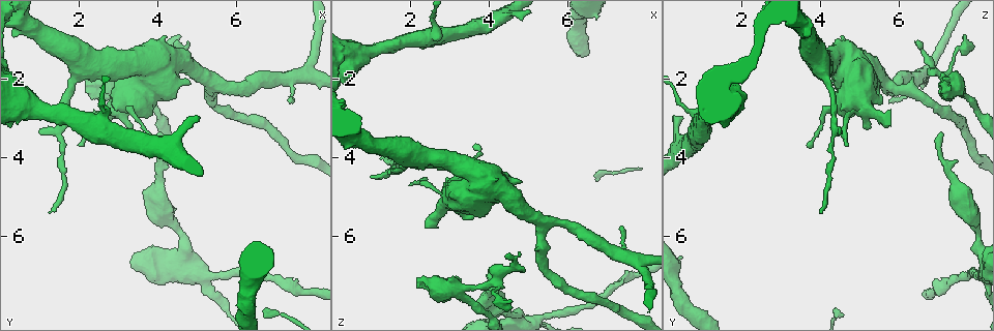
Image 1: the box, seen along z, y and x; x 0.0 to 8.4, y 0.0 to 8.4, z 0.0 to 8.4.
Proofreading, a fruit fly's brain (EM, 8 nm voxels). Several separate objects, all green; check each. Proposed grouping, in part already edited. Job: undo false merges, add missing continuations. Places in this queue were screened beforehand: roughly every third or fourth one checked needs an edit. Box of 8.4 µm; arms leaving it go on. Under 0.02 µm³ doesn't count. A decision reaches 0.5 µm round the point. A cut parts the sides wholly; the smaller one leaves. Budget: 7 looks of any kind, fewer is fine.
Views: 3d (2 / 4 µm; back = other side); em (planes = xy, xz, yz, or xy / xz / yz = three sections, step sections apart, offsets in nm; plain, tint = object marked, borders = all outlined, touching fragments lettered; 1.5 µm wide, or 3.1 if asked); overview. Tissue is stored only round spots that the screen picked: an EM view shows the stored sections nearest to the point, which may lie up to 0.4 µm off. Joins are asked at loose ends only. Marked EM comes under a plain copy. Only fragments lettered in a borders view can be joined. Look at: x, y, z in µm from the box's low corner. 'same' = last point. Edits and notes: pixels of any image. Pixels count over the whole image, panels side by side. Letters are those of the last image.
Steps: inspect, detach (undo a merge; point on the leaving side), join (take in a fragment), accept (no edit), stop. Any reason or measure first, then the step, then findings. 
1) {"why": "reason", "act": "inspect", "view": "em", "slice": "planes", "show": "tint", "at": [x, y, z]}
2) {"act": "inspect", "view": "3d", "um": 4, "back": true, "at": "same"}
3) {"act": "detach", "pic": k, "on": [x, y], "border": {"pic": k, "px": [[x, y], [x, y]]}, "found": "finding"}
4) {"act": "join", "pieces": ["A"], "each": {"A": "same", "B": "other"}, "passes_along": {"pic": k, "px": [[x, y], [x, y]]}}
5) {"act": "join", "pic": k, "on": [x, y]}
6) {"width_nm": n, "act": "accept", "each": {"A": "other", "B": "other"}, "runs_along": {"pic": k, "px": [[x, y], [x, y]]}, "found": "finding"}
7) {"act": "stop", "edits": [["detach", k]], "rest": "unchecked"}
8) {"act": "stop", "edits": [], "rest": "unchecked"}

{"act": "inspect", "view": "em", "slice": "xz", "step": 4, "show": "tint", "at": [2.95, 2.75, 5.15]}

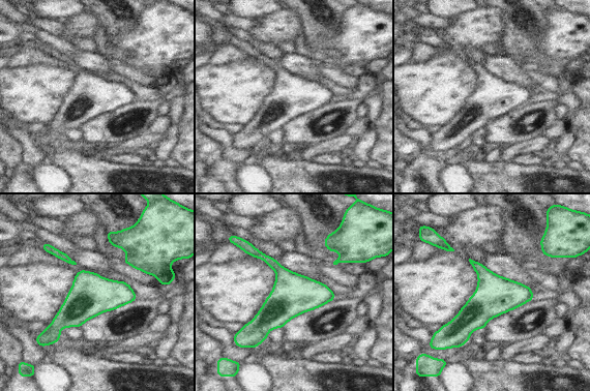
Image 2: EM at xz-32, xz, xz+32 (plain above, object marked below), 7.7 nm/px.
{"act": "inspect", "view": "em", "slice": "planes", "show": "borders", "at": "same"}

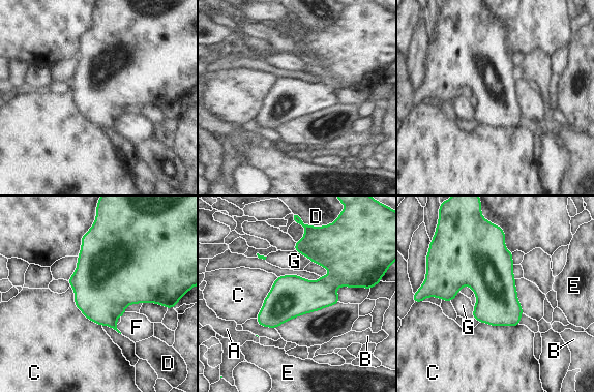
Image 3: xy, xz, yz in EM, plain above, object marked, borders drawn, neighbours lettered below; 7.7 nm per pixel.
{"width_nm": 320, "act": "accept", "each": {"A": "other", "B": "other", "C": "other", "D": "other", "E": "other", "F": "other", "G": "other"}, "found": "all the same neuron"}

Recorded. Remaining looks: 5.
{"act": "inspect", "view": "3d", "um": 4, "at": [4.20, 1.20, 7.50]}

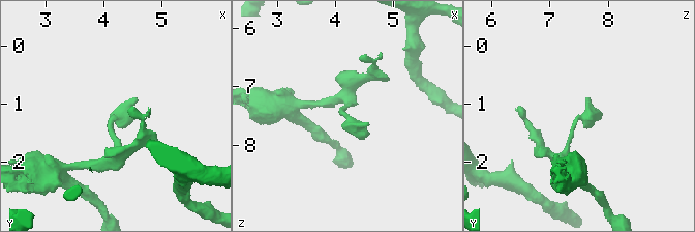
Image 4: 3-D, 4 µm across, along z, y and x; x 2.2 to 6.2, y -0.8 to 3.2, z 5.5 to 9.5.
{"why": "now the EM", "act": "inspect", "view": "em", "slice": "planes", "show": "borders", "at": [4.20, 1.25, 7.50]}

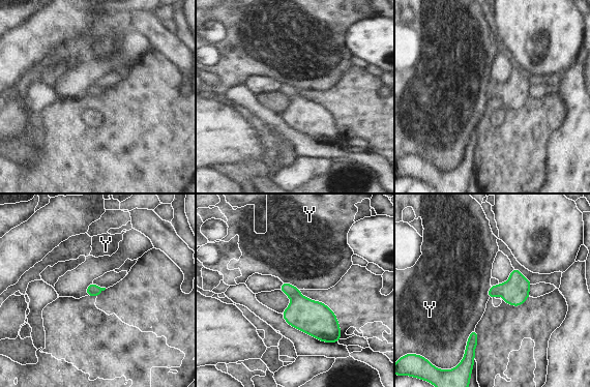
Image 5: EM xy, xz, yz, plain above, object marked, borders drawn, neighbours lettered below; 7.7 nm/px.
{"act": "accept", "each": {"Y": "other"}, "border": {"pic": 5, "px": [[474, 328], [469, 336], [463, 358]]}, "found": "one neuron here"}

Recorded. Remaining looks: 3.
{"act": "inspect", "view": "em", "slice": "yz", "step": 4, "show": "tint", "at": [7.35, 2.60, 5.80]}

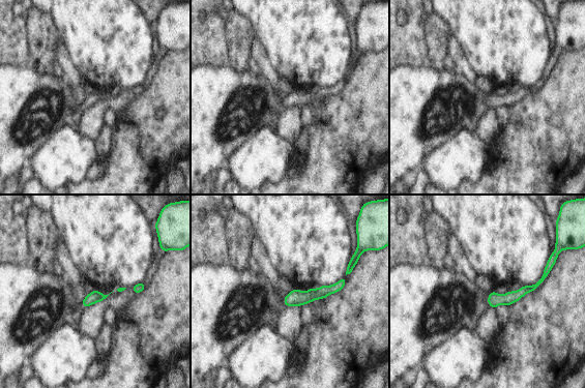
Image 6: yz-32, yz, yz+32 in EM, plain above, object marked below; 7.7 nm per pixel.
{"act": "inspect", "view": "em", "slice": "planes", "show": "borders", "at": "same"}

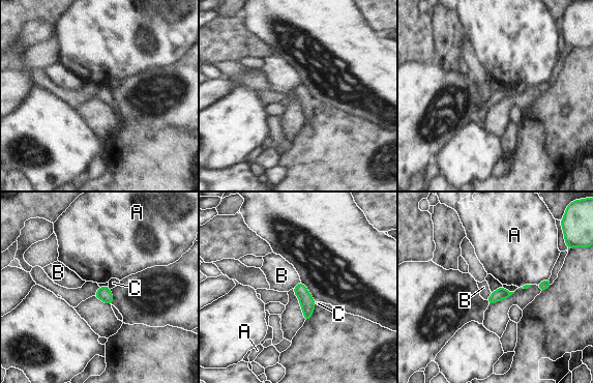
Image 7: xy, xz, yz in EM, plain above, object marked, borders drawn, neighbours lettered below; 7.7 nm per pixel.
{"act": "accept", "each": {"A": "other", "B": "other", "C": "other"}, "border": {"pic": 7, "px": [[300, 282], [293, 288]]}, "found": "none of them fits"}

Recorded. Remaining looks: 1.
{"act": "stop", "edits": [], "rest": "unchecked"}

